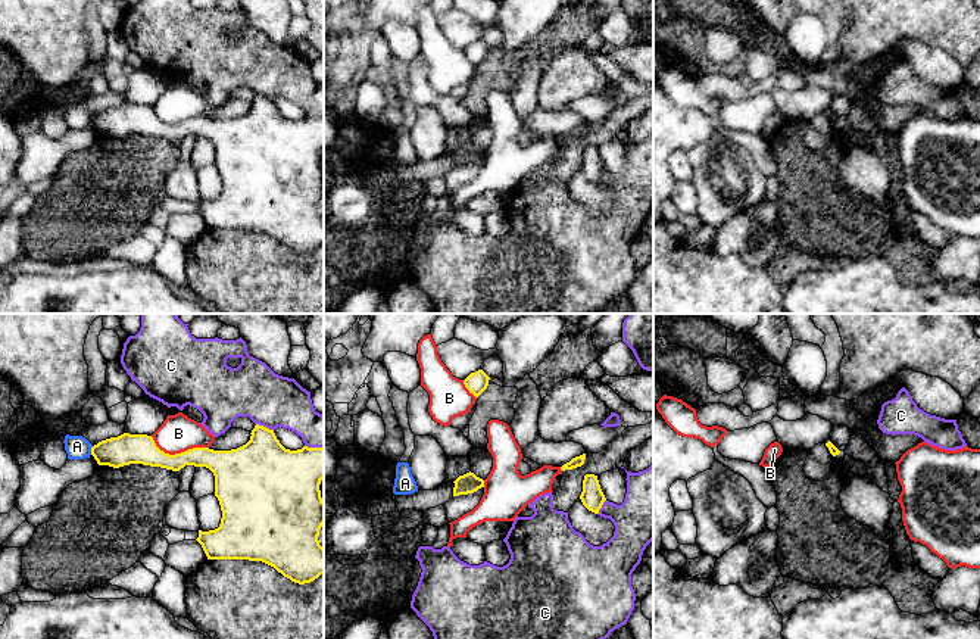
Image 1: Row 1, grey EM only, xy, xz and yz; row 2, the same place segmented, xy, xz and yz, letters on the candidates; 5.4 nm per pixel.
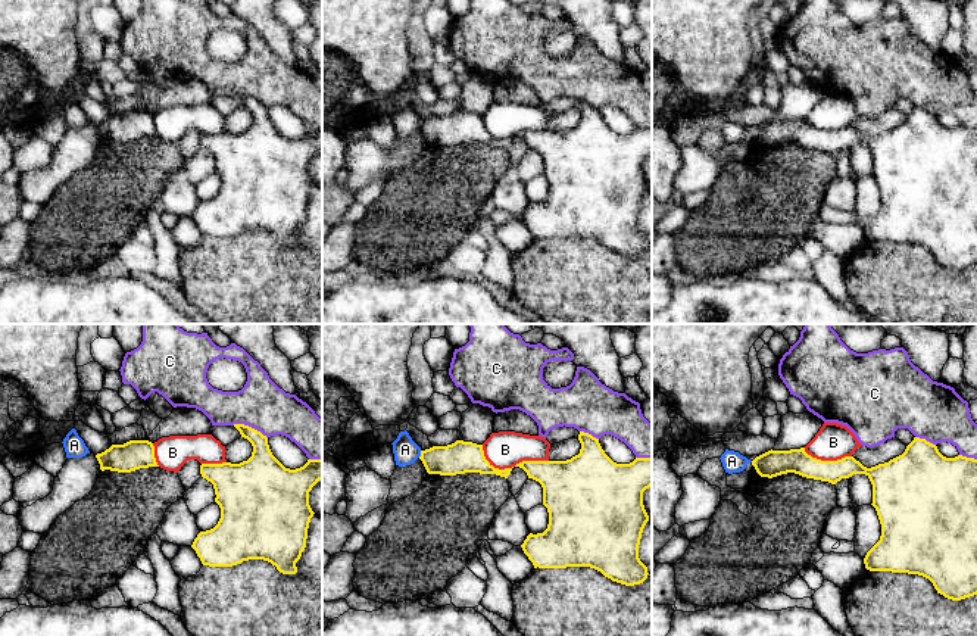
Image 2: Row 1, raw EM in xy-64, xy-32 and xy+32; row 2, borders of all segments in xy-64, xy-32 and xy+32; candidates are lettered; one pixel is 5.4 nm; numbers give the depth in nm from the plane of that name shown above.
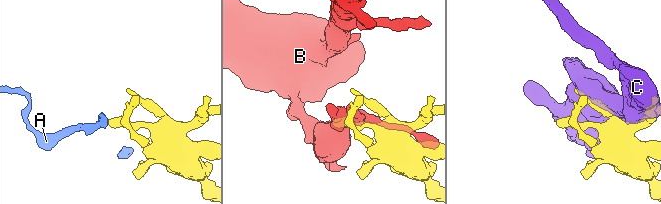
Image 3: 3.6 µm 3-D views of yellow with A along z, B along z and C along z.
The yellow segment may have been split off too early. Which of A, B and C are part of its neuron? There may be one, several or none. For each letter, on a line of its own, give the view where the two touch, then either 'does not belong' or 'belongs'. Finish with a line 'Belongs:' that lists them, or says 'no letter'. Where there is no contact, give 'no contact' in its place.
A: meets yellow in xy; does not belong
B: meets yellow in xy; does not belong
C: meets yellow in xy; does not belong
Belongs: no letter

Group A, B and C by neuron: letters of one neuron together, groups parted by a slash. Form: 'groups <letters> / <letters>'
groups A / B / C

